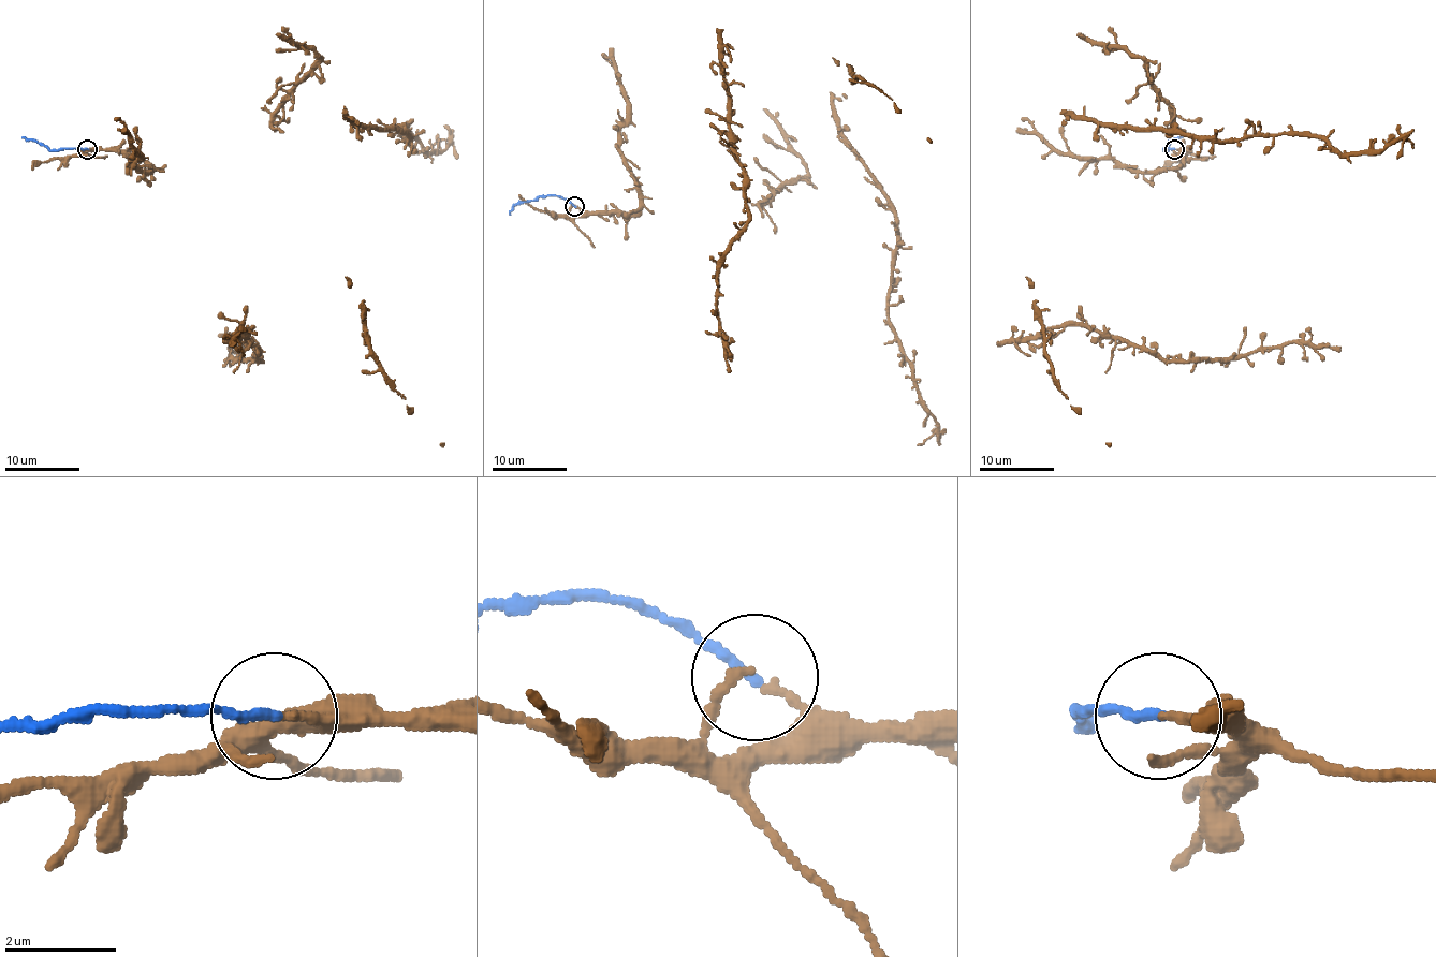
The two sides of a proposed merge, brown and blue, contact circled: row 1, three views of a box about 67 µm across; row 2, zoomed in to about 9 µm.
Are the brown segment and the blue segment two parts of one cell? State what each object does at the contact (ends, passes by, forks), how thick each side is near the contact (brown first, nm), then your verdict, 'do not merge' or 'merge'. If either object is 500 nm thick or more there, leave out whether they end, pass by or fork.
brown ends there; blue ends there; 150 nm thick on the brown side, 160 nm on the other; do not merge

